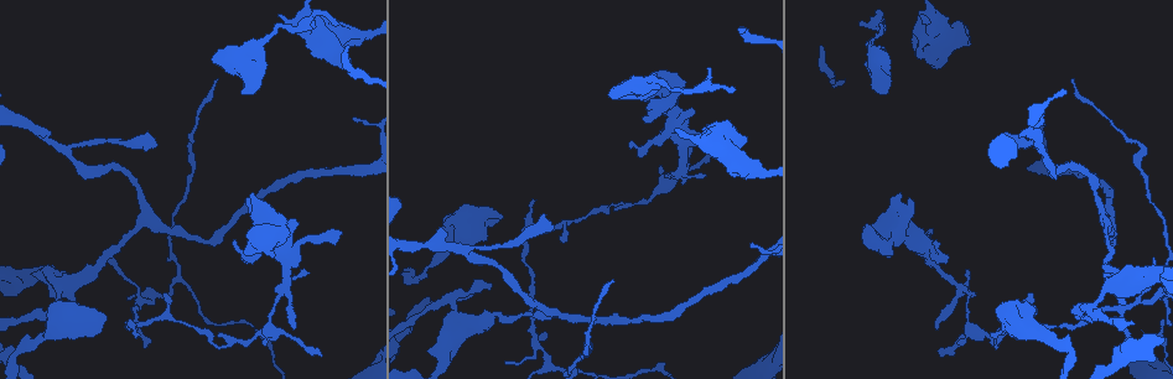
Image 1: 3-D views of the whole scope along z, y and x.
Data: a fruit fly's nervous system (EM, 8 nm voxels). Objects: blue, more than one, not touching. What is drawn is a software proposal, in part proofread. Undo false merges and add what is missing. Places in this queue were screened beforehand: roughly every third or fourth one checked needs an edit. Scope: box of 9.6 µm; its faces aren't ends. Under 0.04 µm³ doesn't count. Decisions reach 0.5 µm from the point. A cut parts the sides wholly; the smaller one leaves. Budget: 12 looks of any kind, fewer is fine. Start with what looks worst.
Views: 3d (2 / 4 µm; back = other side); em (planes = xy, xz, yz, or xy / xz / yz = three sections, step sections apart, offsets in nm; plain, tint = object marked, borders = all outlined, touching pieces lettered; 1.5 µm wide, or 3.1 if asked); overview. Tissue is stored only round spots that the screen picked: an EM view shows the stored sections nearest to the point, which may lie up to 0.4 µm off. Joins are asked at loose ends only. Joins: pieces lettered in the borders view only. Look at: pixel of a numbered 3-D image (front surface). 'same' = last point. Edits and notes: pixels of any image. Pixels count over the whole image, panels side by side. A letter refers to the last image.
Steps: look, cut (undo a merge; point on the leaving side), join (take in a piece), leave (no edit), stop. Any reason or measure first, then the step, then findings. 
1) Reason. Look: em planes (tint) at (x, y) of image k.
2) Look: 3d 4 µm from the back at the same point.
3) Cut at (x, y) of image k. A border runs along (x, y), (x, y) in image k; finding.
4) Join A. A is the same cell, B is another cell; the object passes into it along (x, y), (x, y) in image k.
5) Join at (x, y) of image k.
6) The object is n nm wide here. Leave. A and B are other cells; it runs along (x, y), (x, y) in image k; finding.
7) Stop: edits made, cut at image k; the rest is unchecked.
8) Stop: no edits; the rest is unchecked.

Look: 3d 2 µm at (643, 97) of image 1.

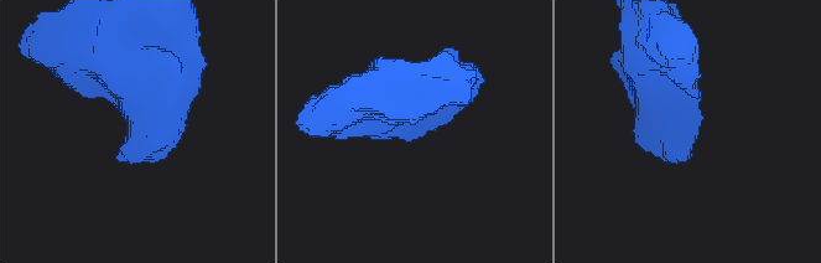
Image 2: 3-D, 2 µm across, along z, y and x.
Need the tissue. Look: em planes (plain) at (684, 158) of image 2.

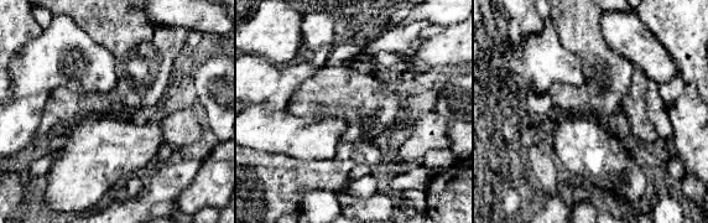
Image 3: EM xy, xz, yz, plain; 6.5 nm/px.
Look: em planes (borders) at the same point.

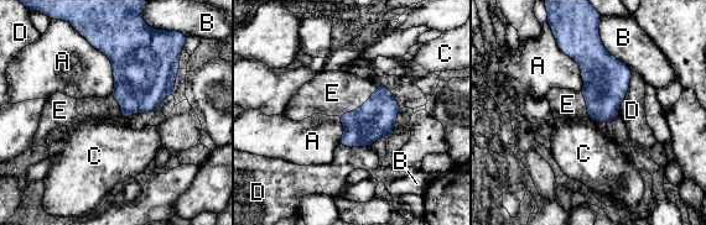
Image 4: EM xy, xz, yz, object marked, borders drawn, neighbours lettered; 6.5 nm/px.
Join E. E is the same cell, A, B, C and D are other cells; the object passes into it along (377, 116), (362, 105), (332, 93) in image 4; the neuron continues.

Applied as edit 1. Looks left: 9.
Abrupt turn. Look: 3d 4 µm at (447, 298) of image 1.

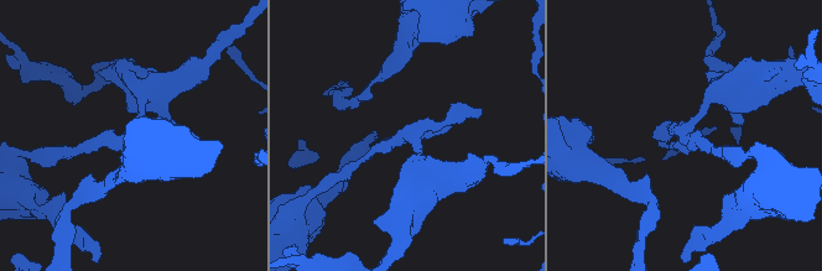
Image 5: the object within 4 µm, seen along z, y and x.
Need the tissue. Look: em planes (borders) at (683, 133) of image 5.

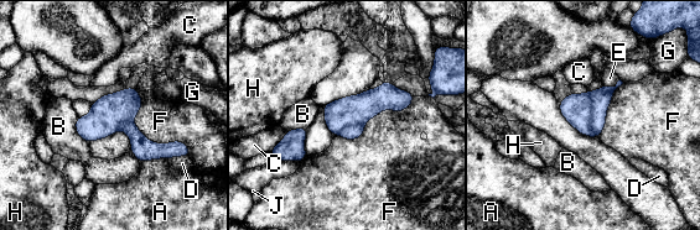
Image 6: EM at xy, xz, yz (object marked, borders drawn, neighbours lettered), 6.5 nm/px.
Cut at (576, 109) of image 6. A, B, C, D, E, F, G, H and J are other cells; a border runs along (590, 93), (591, 131), (597, 136) in image 6; two neurons meet here.

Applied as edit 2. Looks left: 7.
See it whole again. Look: overview.

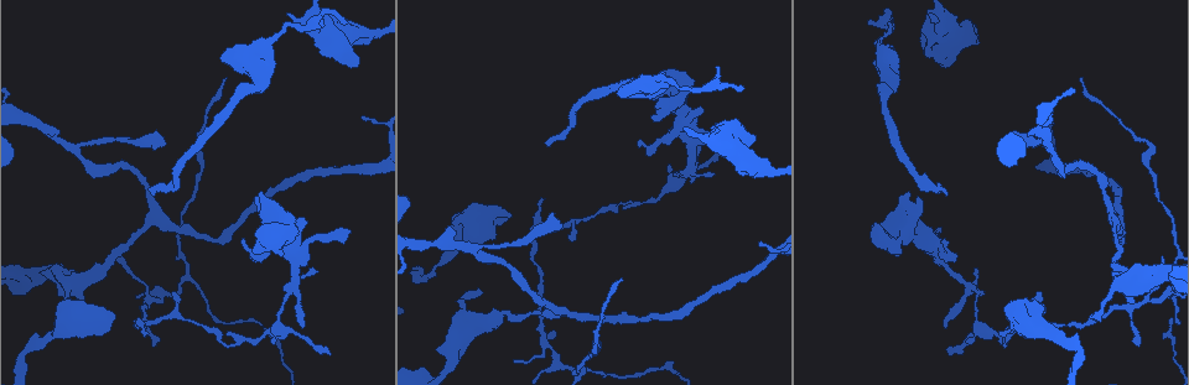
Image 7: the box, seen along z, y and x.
Thin end. Look: em planes (borders) at (541, 199) of image 7.

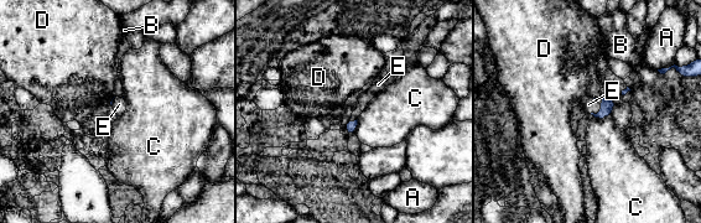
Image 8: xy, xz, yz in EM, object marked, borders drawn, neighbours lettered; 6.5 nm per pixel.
Join E. E is the same cell, A, B, C and D are other cells; the object passes into it along (607, 103), (602, 109), (588, 104) in image 8; it goes on there.

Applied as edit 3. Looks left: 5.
Look: overview.

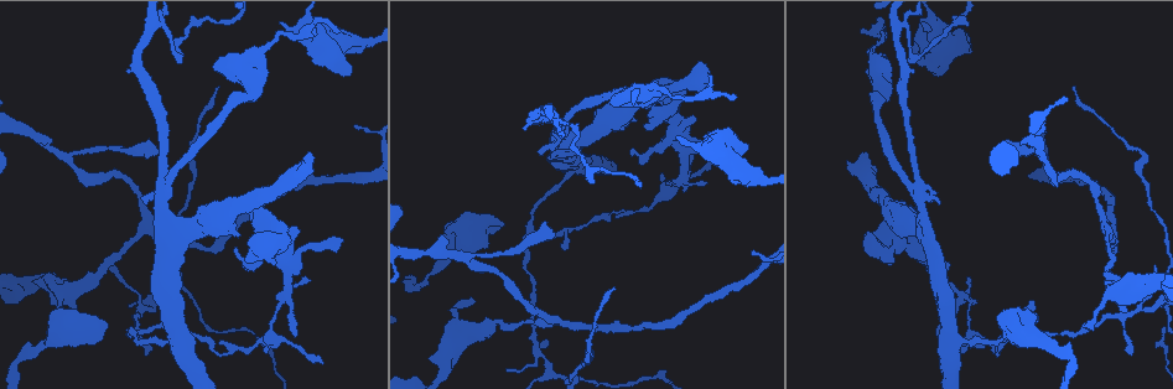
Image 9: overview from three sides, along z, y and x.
An open end. Look: em planes (borders) at (310, 152) of image 9.

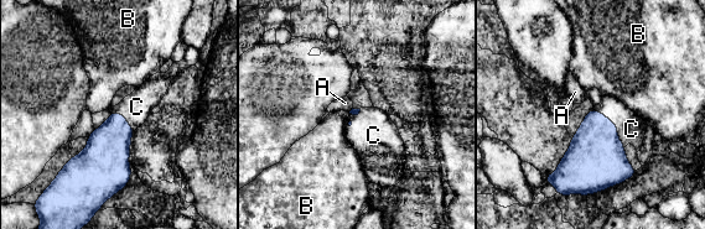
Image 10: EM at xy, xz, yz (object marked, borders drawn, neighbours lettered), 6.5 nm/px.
The longest contact is with C, 340 nm. Join C. C is the same cell, A and B are other cells; the object passes into it along (596, 157), (615, 124), (631, 129) in image 10; it goes on there.

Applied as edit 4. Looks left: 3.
See it whole again. Look: overview.

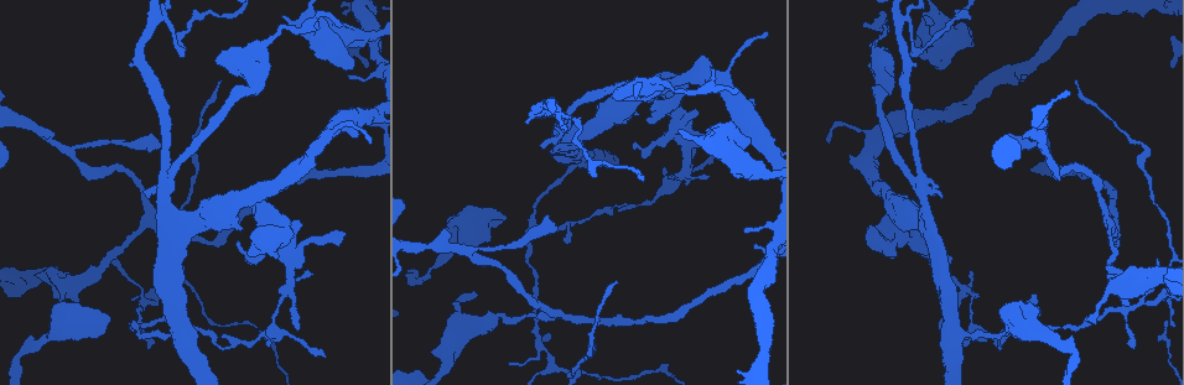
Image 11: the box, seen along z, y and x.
Free end. Look: em yz step 8 (tint) at (319, 22) of image 11.

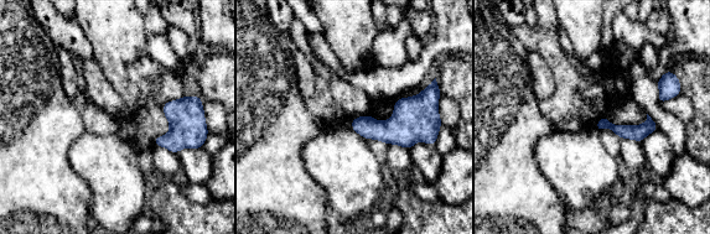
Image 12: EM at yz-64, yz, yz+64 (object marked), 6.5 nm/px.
Another direction. Look: em planes (borders) at the same point.

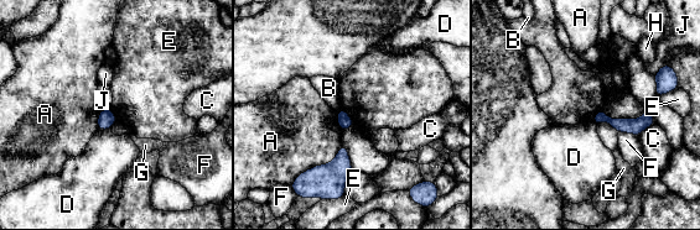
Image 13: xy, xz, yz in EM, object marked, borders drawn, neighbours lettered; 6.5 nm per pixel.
The object is 80 nm wide here. Leave. A, B, C, D, E, F, G, H and J are other cells; it runs along (597, 119), (618, 124), (651, 121) in image 13; none of them fits.

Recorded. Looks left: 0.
Stop: edits made, join at image 4, cut at image 6, join at image 8, join at image 10; the rest is unchecked.

